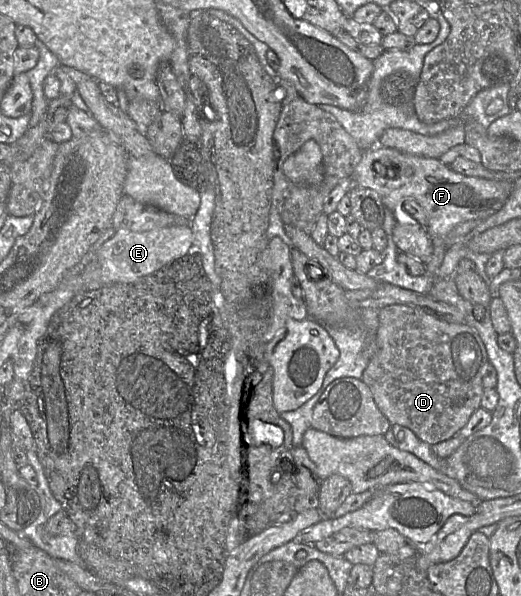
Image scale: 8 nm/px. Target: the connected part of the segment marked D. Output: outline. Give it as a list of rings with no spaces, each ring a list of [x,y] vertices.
[[[391,304],[378,310],[377,352],[363,372],[362,380],[372,392],[374,401],[391,425],[401,425],[410,429],[421,441],[431,445],[443,442],[457,435],[470,419],[471,415],[481,407],[480,402],[484,388],[482,386],[483,367],[488,363],[488,355],[477,331],[467,324],[449,323],[440,320],[419,307],[404,304]]]

